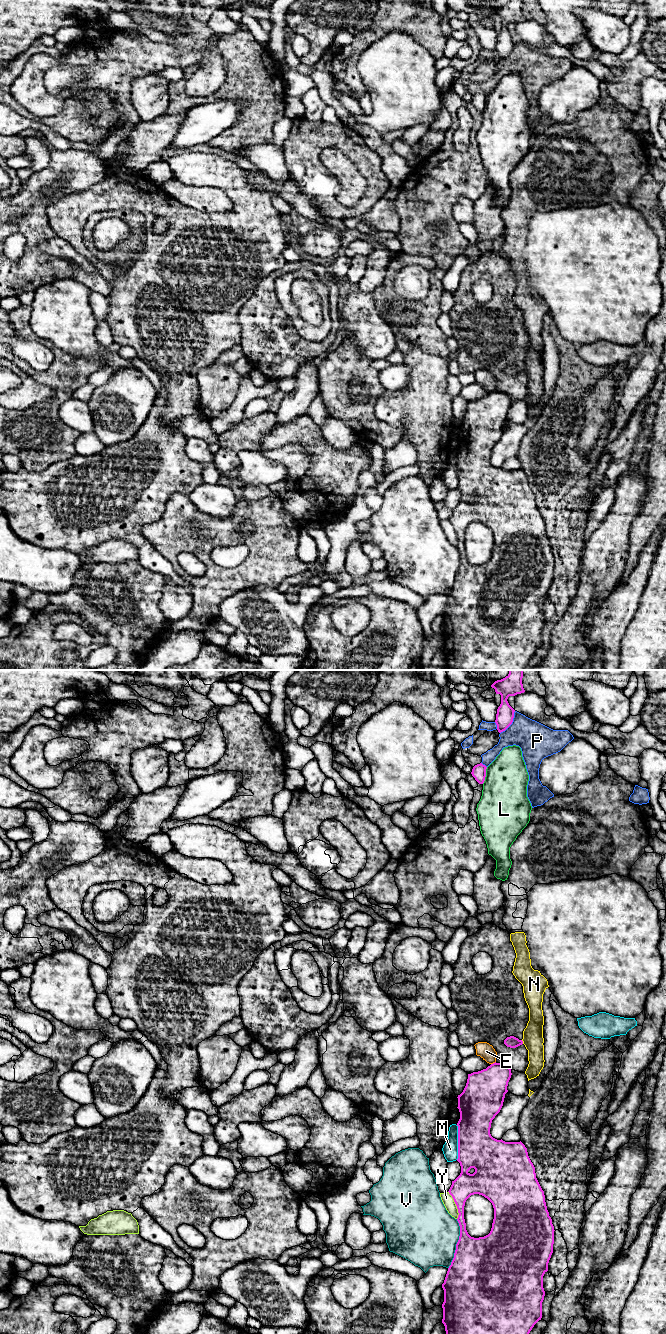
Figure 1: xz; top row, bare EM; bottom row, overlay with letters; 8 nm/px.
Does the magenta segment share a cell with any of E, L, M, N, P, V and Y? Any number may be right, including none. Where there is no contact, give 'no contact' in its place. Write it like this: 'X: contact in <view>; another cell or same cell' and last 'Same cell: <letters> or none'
E: contact in xz; another cell
L: contact in xz; another cell
M: contact in xz; another cell
N: contact in xz; another cell
P: contact in xz; another cell
V: contact in xz; another cell
Y: contact in xz; another cell
Same cell: none

